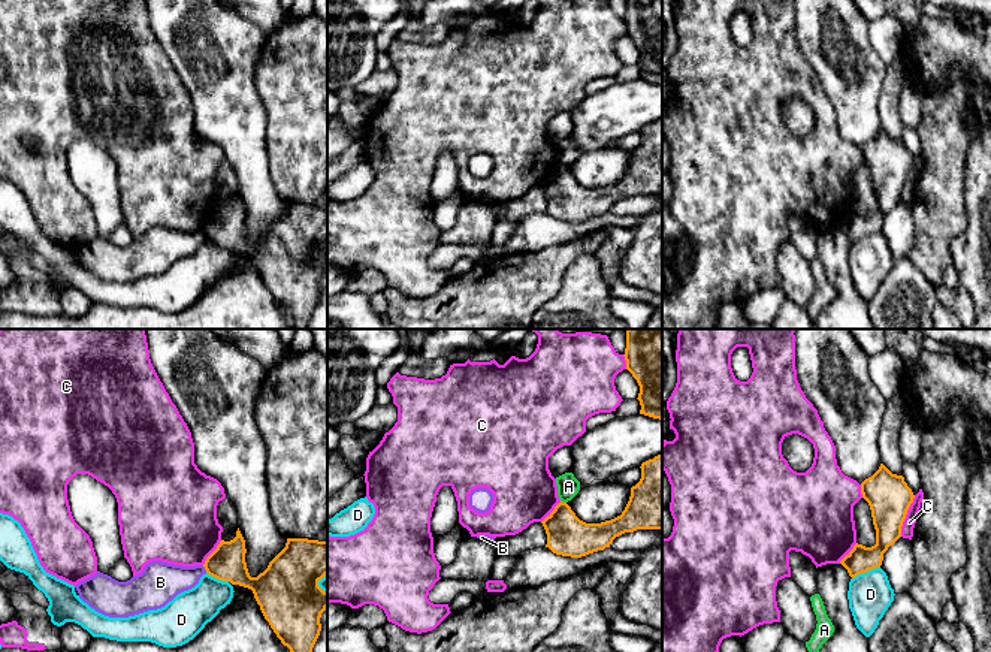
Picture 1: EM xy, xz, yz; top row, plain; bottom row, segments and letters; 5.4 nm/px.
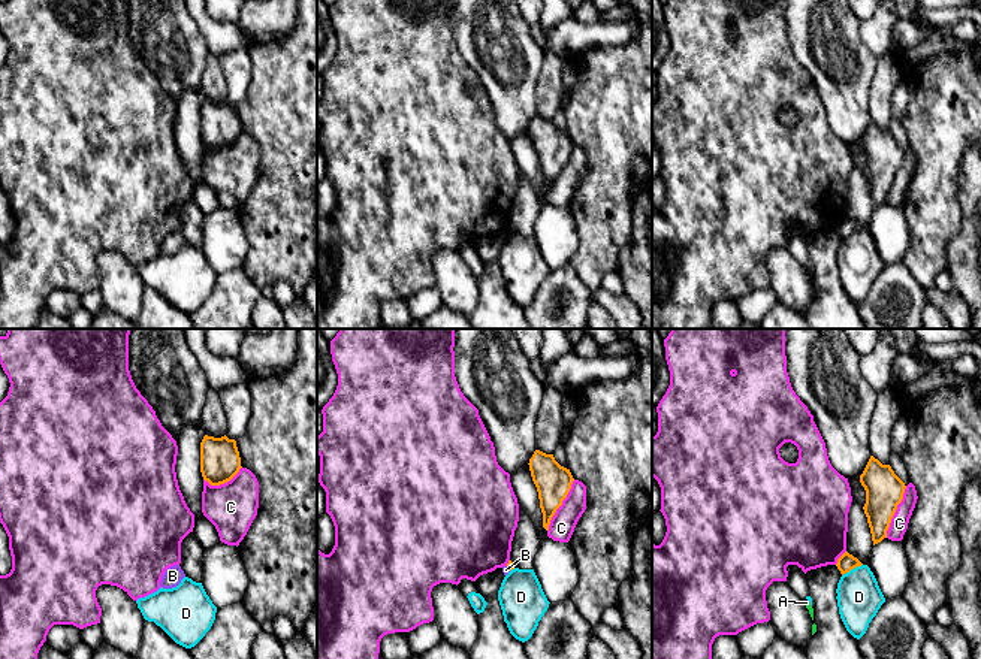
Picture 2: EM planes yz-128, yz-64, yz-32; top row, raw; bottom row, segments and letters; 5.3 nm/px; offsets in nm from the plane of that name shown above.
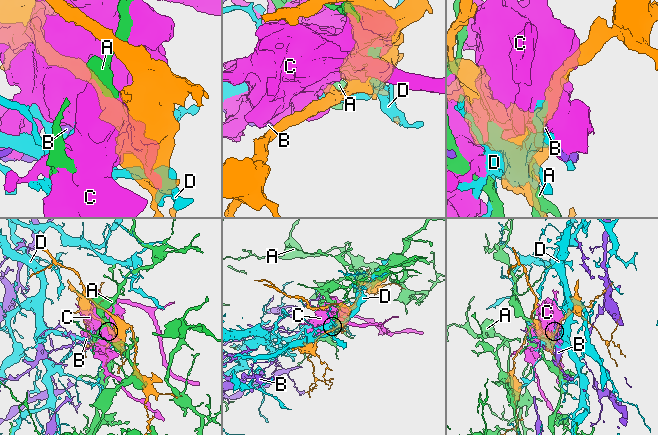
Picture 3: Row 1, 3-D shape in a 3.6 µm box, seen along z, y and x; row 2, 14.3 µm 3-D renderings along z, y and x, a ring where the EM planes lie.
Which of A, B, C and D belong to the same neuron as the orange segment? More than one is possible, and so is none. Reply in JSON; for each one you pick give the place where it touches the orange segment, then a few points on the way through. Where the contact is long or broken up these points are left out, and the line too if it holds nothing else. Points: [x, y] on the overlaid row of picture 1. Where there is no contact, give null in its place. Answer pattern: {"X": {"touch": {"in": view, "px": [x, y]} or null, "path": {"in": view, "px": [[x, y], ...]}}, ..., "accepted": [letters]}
{"accepted": []}

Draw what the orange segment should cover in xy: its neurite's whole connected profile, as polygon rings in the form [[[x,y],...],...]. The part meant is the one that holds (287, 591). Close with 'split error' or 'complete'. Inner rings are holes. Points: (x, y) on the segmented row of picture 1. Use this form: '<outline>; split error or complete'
[[[238,528],[236,537],[230,541],[221,540],[203,567],[218,580],[251,589],[265,619],[290,652],[312,652],[321,631],[321,613],[327,609],[327,592],[318,586],[327,574],[327,541],[287,538],[285,547],[257,577],[250,576],[245,553],[245,540]]]; complete

